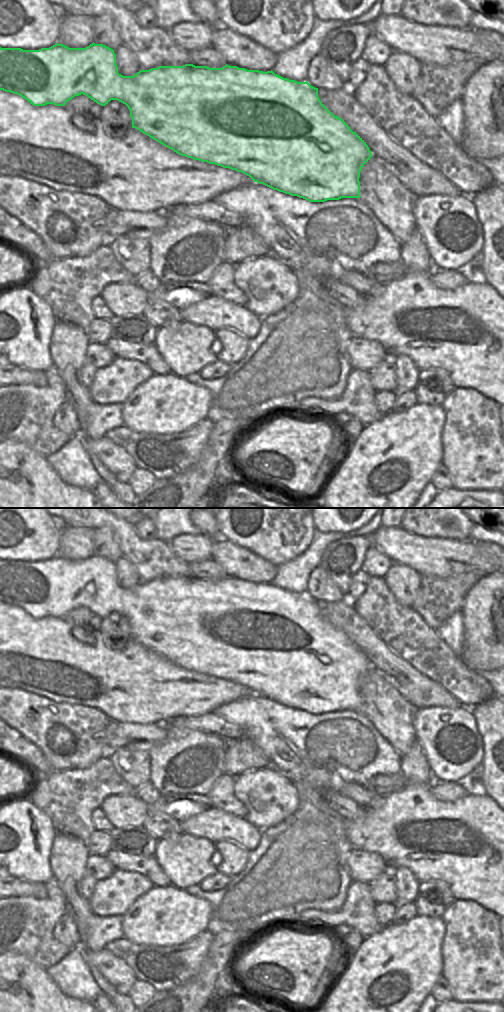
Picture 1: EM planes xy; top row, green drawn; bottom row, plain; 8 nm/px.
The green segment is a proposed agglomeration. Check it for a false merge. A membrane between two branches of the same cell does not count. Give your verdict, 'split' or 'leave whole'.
leave whole

